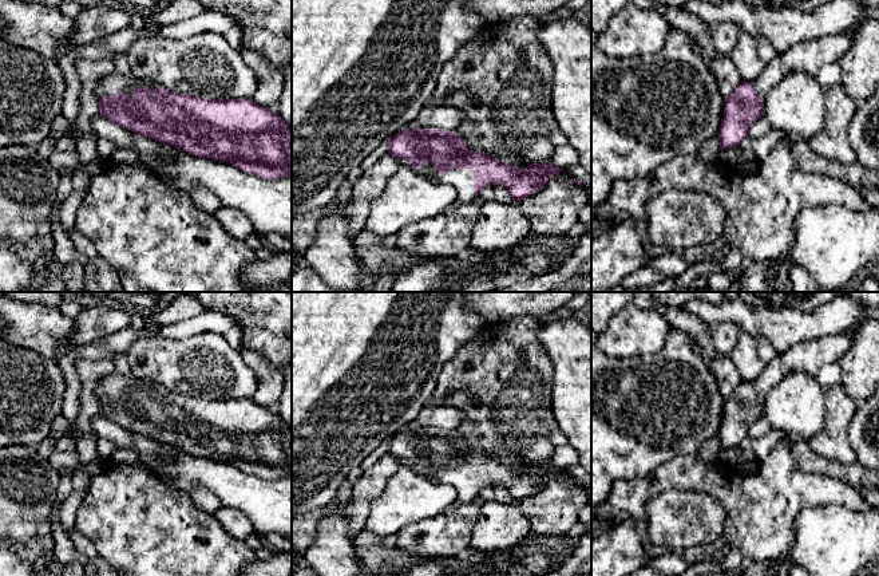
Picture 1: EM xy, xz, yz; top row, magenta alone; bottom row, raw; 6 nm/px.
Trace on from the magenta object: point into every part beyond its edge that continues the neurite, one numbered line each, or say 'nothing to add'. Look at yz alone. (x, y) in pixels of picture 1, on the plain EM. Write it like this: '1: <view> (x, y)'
1: yz (807, 356)

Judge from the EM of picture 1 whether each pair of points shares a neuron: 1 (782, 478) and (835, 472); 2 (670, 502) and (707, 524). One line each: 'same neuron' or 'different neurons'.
1: different neurons
2: same neuron

